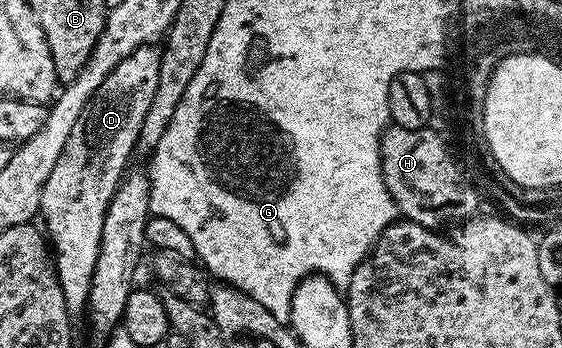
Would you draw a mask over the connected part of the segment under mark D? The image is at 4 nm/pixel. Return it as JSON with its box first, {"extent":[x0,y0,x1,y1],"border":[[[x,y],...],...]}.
{"extent":[39,43,161,315],"border":[[[155,43],[139,45],[113,67],[111,74],[101,83],[101,87],[91,97],[91,102],[84,107],[83,114],[77,119],[73,135],[69,135],[69,143],[65,143],[61,159],[53,163],[53,171],[49,171],[49,179],[45,179],[45,187],[41,191],[39,213],[41,221],[43,217],[47,224],[45,233],[53,246],[55,270],[59,276],[61,291],[65,295],[67,311],[72,315],[82,314],[87,307],[93,267],[97,263],[97,251],[101,243],[101,227],[105,223],[105,211],[115,188],[123,180],[131,152],[136,152],[141,123],[145,123],[145,111],[149,111],[149,103],[153,103],[153,95],[157,91],[157,74],[161,71],[159,50],[160,46]]]}

